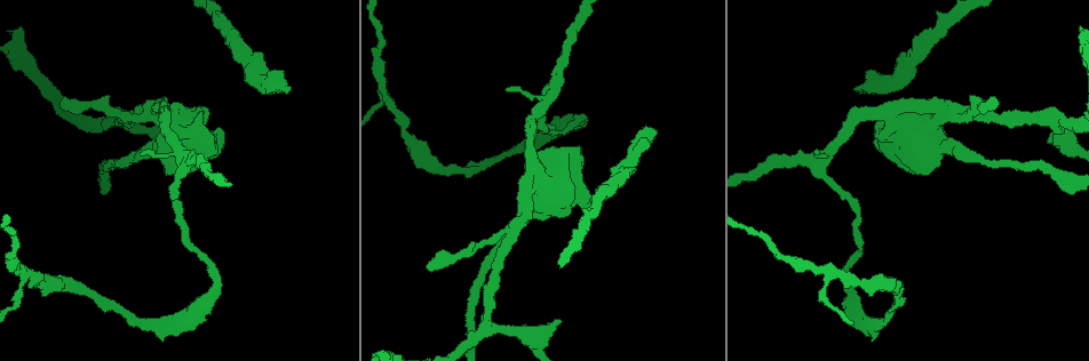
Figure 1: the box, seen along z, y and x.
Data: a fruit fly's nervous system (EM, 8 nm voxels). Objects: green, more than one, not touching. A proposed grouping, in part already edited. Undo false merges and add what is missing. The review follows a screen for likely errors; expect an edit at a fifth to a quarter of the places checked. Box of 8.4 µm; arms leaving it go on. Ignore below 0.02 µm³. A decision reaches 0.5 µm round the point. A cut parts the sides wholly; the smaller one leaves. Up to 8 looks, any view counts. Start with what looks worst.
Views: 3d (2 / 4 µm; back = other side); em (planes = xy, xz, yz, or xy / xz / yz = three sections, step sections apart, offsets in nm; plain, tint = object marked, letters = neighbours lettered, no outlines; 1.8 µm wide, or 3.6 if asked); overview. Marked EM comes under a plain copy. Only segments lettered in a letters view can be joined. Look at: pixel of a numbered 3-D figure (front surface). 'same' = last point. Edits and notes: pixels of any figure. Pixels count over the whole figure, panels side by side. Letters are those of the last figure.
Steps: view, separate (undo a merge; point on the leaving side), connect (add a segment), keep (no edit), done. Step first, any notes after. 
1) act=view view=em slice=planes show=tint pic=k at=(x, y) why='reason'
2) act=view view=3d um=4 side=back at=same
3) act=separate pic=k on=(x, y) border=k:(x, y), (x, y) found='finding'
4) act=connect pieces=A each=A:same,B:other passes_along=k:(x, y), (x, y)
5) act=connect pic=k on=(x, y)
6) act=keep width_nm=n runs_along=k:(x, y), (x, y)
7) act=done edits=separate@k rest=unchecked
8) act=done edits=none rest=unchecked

act=view view=em slice=xy step=16 show=letters pic=1 at=(288, 90) why='branch stops here'

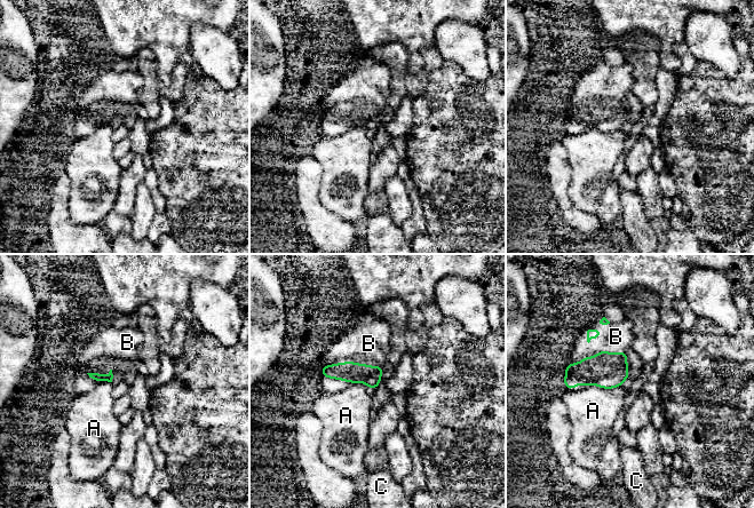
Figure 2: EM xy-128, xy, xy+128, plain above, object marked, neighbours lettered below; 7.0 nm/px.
act=view view=em slice=planes show=letters at=same

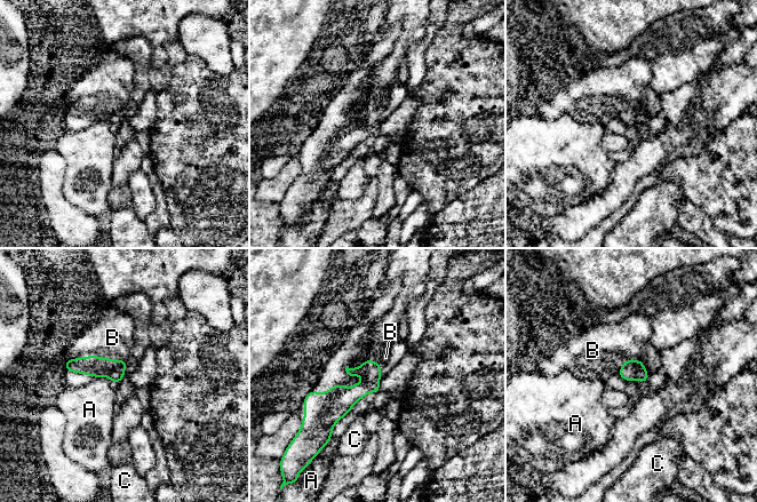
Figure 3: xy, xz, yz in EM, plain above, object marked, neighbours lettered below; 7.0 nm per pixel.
act=connect pieces=B each=A:other,B:same,C:other passes_along=3:(95, 366), (111, 359), (112, 337) found='it goes on there'

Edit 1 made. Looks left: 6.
act=view view=em slice=xy step=8 show=tint pic=1 at=(885, 112) why='side arm on a straight run'

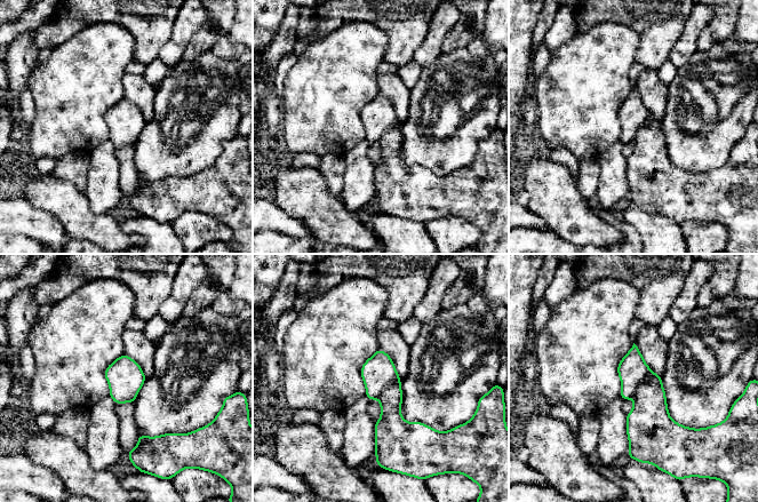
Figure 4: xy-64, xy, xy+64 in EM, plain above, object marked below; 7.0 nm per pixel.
act=view view=em slice=planes show=letters at=same why='cut it another way'

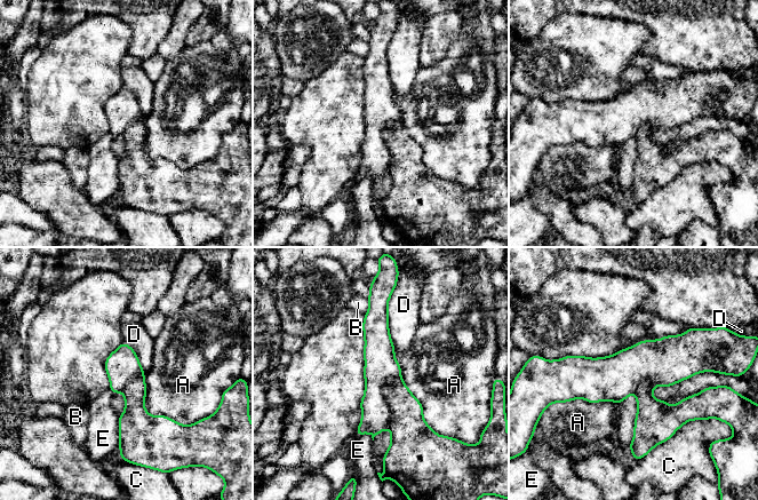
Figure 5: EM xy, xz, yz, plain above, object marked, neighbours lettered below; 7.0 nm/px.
act=separate pic=5 on=(380, 364) longest_contact=A:650nm each=A:other,B:other,C:other,D:other,E:other found='a second neuron is stuck on'

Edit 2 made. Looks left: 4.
act=done edits=connect@3,separate@5 rest=unchecked

